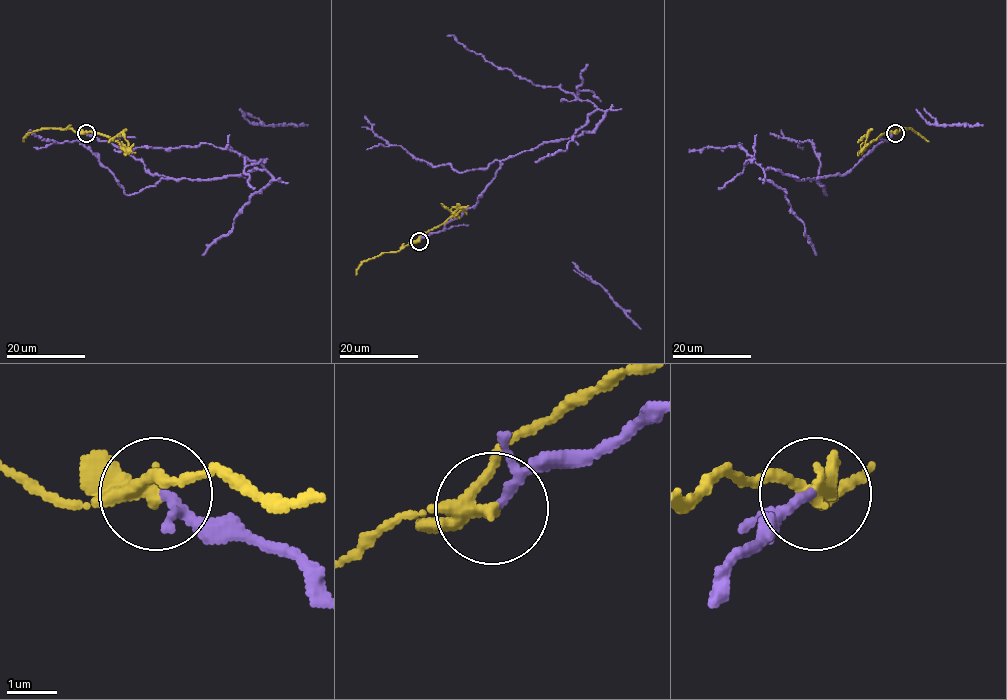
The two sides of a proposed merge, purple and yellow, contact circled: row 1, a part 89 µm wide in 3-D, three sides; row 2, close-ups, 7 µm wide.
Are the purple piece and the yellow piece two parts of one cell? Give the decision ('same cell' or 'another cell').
another cell

